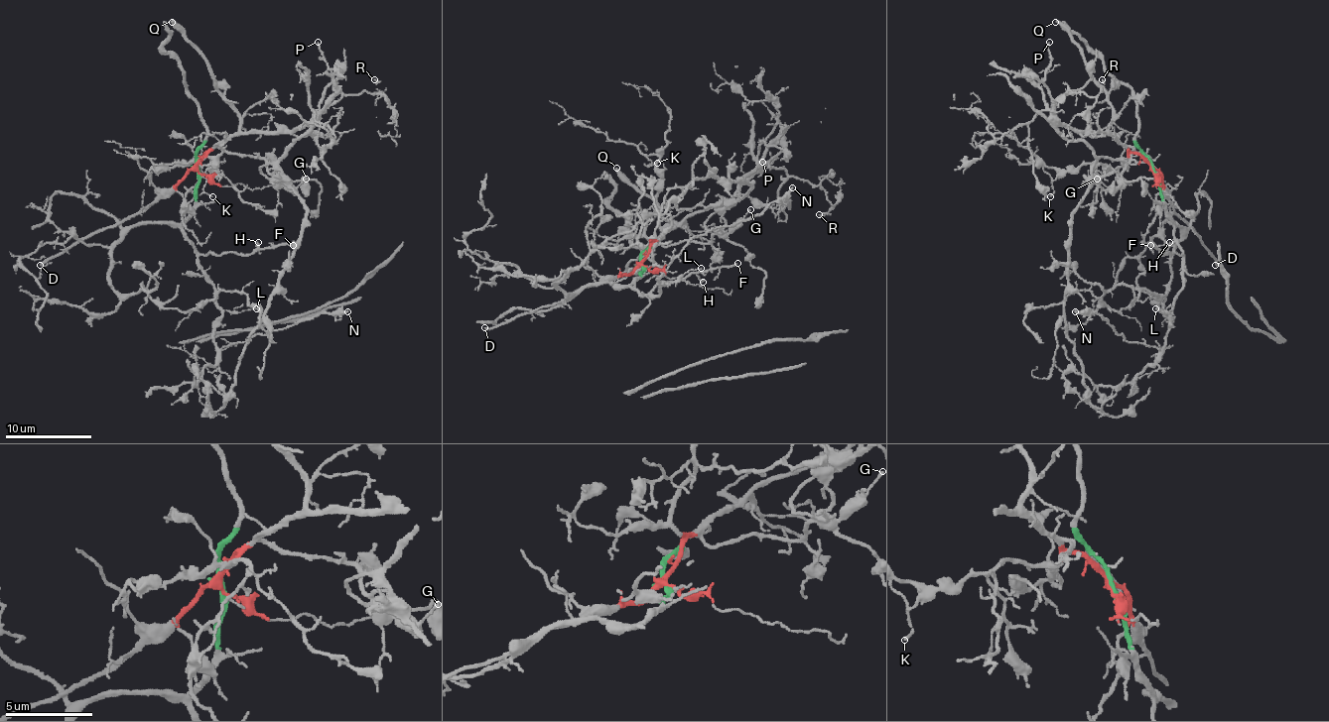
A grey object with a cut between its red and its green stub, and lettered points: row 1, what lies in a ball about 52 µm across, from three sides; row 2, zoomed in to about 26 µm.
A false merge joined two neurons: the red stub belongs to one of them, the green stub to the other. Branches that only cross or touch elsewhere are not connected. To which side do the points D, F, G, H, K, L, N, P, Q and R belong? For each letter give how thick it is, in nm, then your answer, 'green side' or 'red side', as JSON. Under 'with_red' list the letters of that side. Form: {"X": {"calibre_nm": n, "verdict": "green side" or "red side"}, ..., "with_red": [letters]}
{"D": {"calibre_nm": 220, "verdict": "red side"}, "F": {"calibre_nm": 170, "verdict": "green side"}, "G": {"calibre_nm": 130, "verdict": "red side"}, "H": {"calibre_nm": 140, "verdict": "green side"}, "K": {"calibre_nm": 110, "verdict": "red side"}, "L": {"calibre_nm": 120, "verdict": "green side"}, "N": {"calibre_nm": 260, "verdict": "green side"}, "P": {"calibre_nm": 130, "verdict": "red side"}, "Q": {"calibre_nm": 340, "verdict": "red side"}, "R": {"calibre_nm": 150, "verdict": "red side"}, "with_red": ["D", "G", "K", "P", "Q", "R"]}

